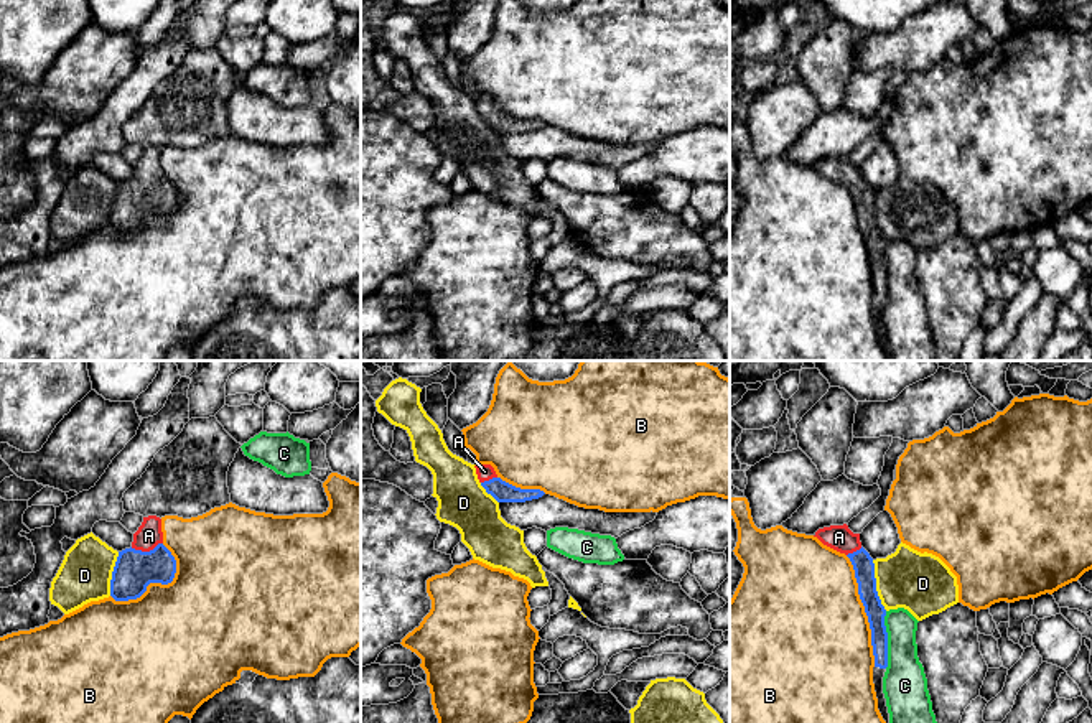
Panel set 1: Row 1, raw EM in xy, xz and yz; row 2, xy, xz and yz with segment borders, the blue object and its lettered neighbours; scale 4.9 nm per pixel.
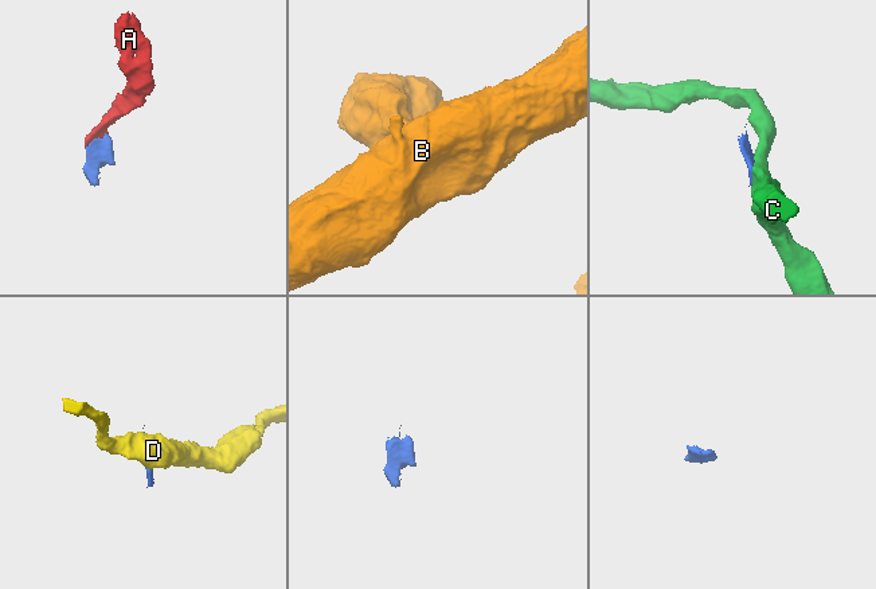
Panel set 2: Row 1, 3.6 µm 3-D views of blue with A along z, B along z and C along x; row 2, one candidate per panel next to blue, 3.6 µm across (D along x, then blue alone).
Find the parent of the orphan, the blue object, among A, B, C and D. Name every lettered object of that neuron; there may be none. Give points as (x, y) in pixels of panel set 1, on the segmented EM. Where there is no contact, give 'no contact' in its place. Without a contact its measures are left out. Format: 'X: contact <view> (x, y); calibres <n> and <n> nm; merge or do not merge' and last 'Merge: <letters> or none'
A: contact xy (145, 552); calibres 200 and 120 nm; merge
B: contact yz (865, 611); calibres 100 and 500 nm; do not merge
C: contact yz (886, 639); calibres 90 and 220 nm; do not merge
D: contact yz (875, 585); calibres 100 and 300 nm; do not merge
Merge: A

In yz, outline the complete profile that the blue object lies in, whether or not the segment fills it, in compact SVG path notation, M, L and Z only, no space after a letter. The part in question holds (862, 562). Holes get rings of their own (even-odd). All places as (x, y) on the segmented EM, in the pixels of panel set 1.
M847 524L819 529L814 537L817 537L824 545L845 553L853 565L858 595L865 606L871 629L871 646L875 655L873 683L878 698L878 710L883 720L889 723L889 713L883 693L883 677L888 667L888 632L884 626L886 609L876 591L873 558L861 547L860 534L853 534Z

